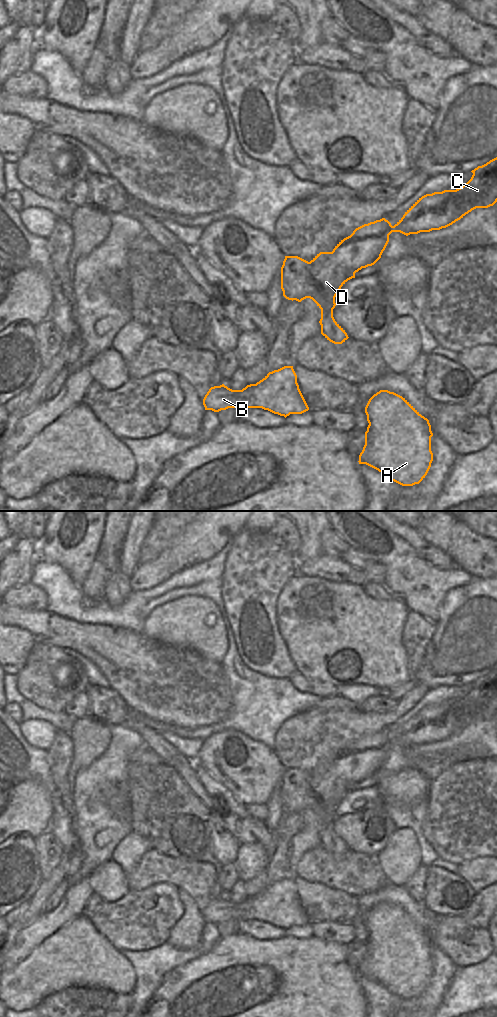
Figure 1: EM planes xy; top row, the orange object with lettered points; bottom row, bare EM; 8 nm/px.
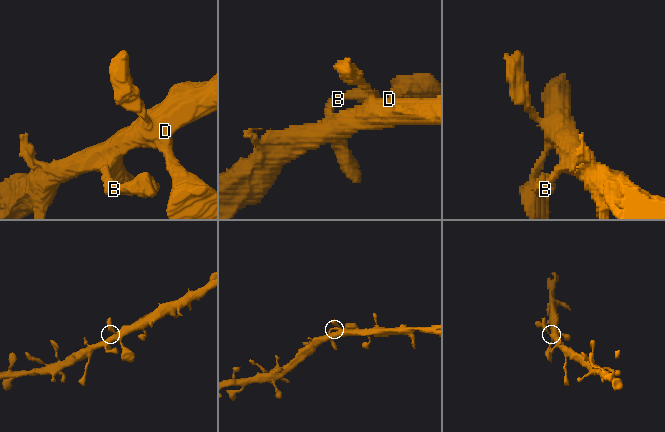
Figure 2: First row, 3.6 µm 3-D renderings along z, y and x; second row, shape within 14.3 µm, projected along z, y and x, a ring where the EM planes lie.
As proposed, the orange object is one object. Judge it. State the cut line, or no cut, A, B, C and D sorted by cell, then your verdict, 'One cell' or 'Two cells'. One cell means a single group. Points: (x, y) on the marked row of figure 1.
No split. Groups: A B C D. One cell

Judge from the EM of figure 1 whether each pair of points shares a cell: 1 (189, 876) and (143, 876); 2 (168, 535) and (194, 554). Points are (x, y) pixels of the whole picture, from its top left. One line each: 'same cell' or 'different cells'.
1: same cell
2: different cells

